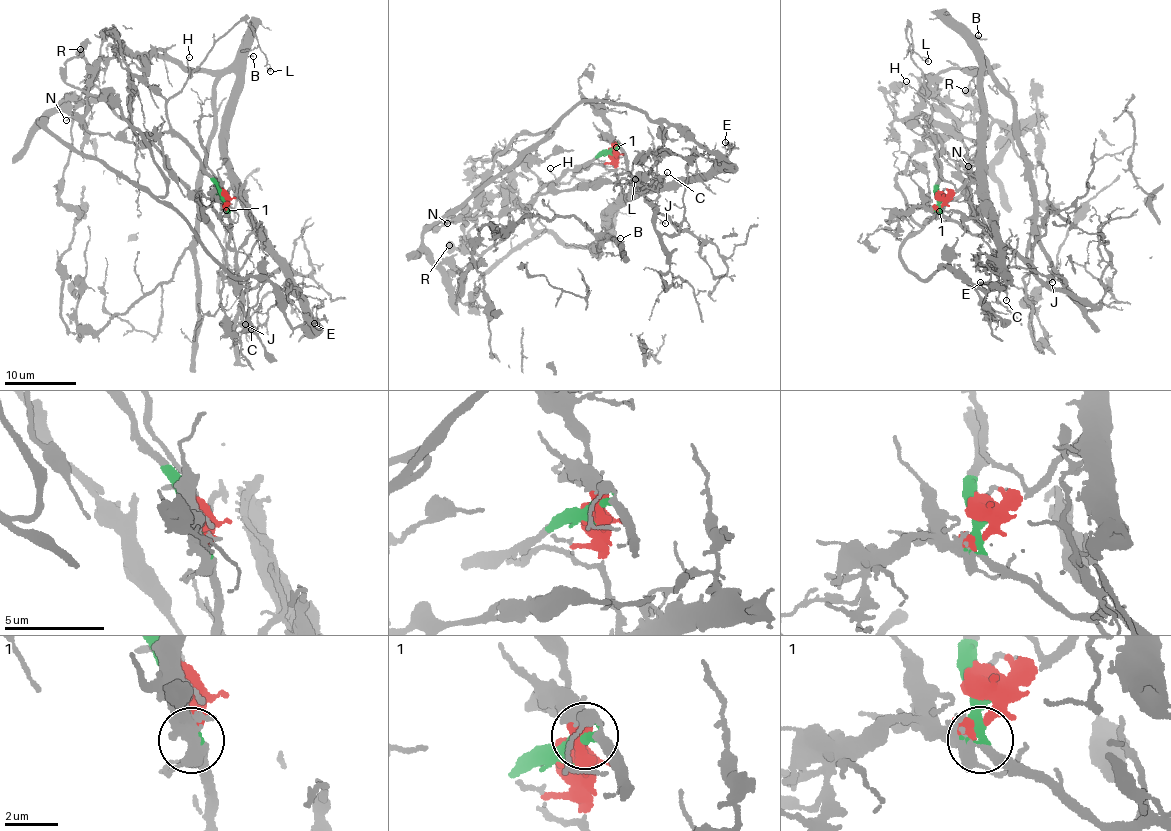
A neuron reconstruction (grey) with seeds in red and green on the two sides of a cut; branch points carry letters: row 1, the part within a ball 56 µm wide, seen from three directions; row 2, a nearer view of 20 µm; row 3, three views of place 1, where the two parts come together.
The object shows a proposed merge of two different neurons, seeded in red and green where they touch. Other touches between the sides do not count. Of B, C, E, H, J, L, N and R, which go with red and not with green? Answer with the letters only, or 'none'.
B, E

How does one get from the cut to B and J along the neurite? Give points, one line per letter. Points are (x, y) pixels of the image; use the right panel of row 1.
B: (937, 197), (956, 191), (978, 168), (983, 150), (978, 35)
J: (939, 197), (939, 211), (971, 232), (993, 235), (1043, 281), (1051, 282)

